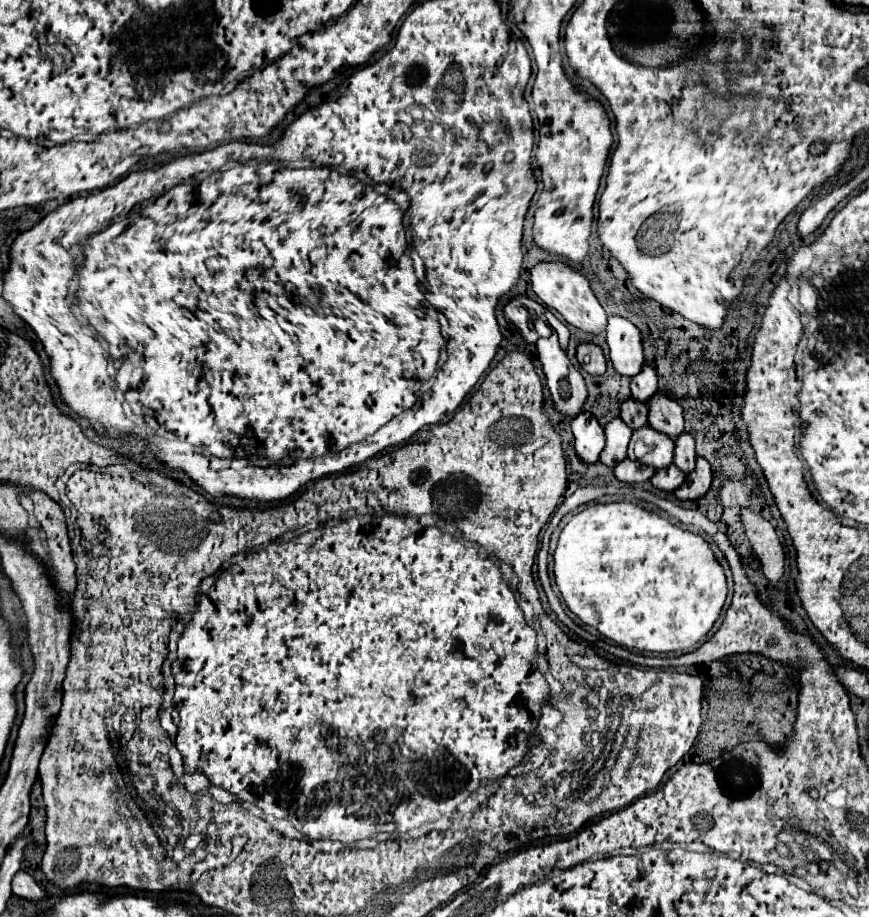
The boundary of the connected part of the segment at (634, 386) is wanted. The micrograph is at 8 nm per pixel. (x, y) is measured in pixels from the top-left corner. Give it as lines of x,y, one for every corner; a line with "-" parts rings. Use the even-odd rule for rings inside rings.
643,366
641,374
631,378
631,396
637,402
647,402
657,392
657,372
651,366

